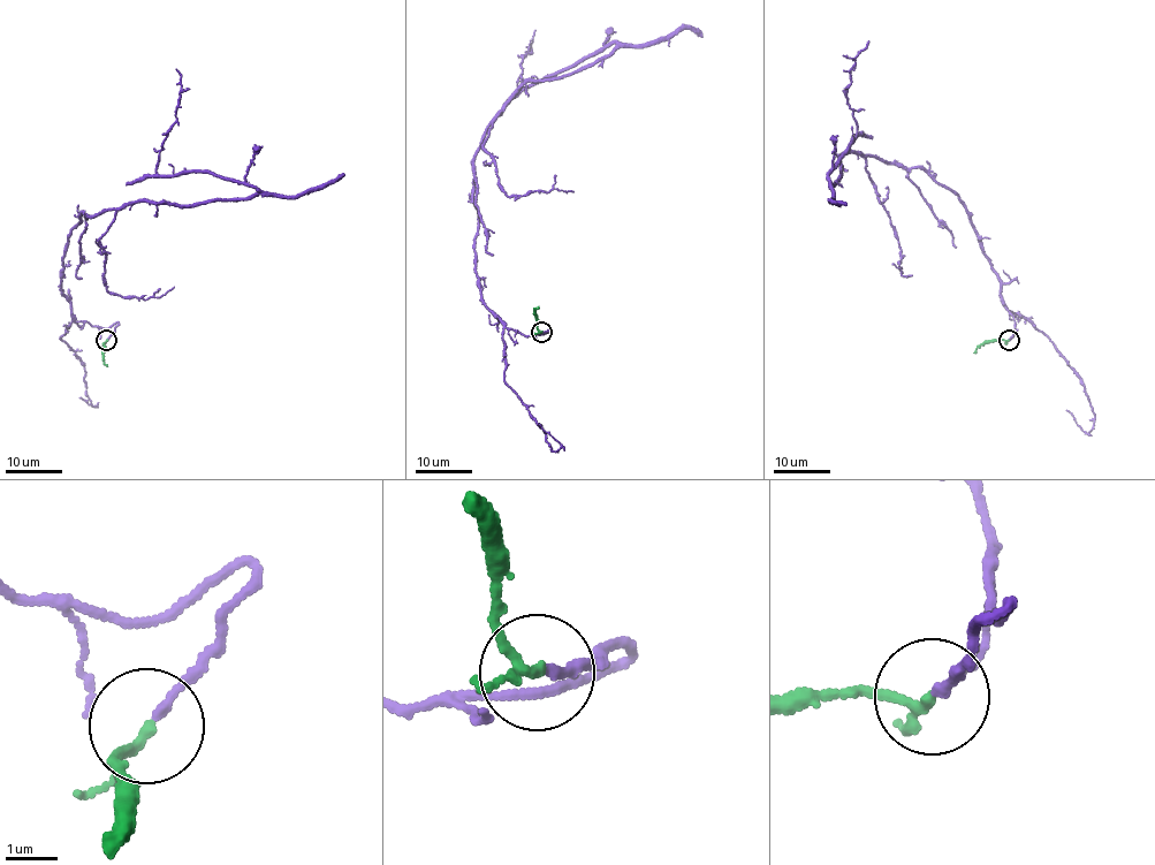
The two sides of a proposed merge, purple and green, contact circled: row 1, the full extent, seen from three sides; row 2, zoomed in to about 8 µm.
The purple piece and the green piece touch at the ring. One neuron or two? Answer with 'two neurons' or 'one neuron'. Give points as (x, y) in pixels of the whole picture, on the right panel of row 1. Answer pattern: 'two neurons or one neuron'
one neuron

